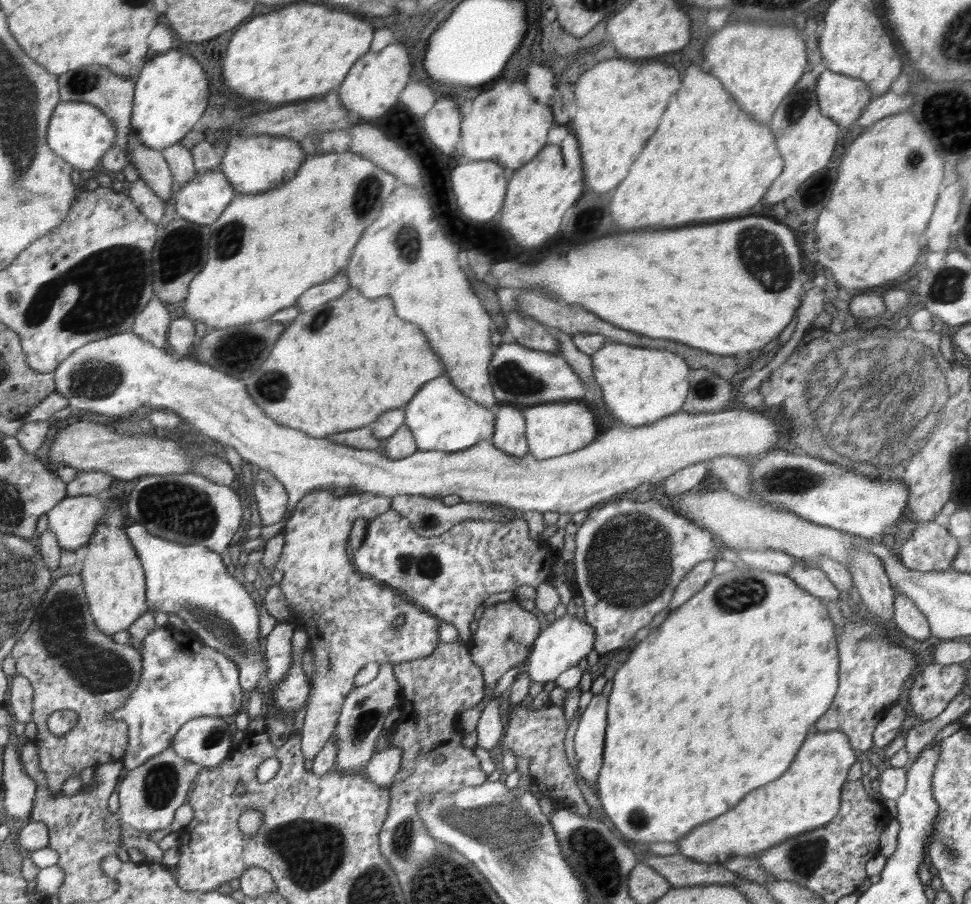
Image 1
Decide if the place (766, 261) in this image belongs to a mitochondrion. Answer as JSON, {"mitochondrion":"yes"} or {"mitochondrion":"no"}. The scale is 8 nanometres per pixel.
{"mitochondrion":"yes"}

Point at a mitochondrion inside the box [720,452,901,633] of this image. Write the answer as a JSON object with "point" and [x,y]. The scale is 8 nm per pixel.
{"point":[789,479]}

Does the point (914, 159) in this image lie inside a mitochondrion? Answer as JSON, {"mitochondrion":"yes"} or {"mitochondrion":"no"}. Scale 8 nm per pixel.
{"mitochondrion":"yes"}

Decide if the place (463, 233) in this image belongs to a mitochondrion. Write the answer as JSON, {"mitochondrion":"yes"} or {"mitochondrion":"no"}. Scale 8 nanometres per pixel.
{"mitochondrion":"no"}

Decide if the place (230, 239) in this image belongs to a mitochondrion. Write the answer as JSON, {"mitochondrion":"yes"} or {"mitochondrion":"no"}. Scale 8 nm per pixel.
{"mitochondrion":"yes"}

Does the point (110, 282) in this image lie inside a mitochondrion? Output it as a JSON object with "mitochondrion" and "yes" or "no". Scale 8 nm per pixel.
{"mitochondrion":"yes"}

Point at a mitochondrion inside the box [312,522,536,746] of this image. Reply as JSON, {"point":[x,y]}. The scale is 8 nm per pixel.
{"point":[427,565]}

